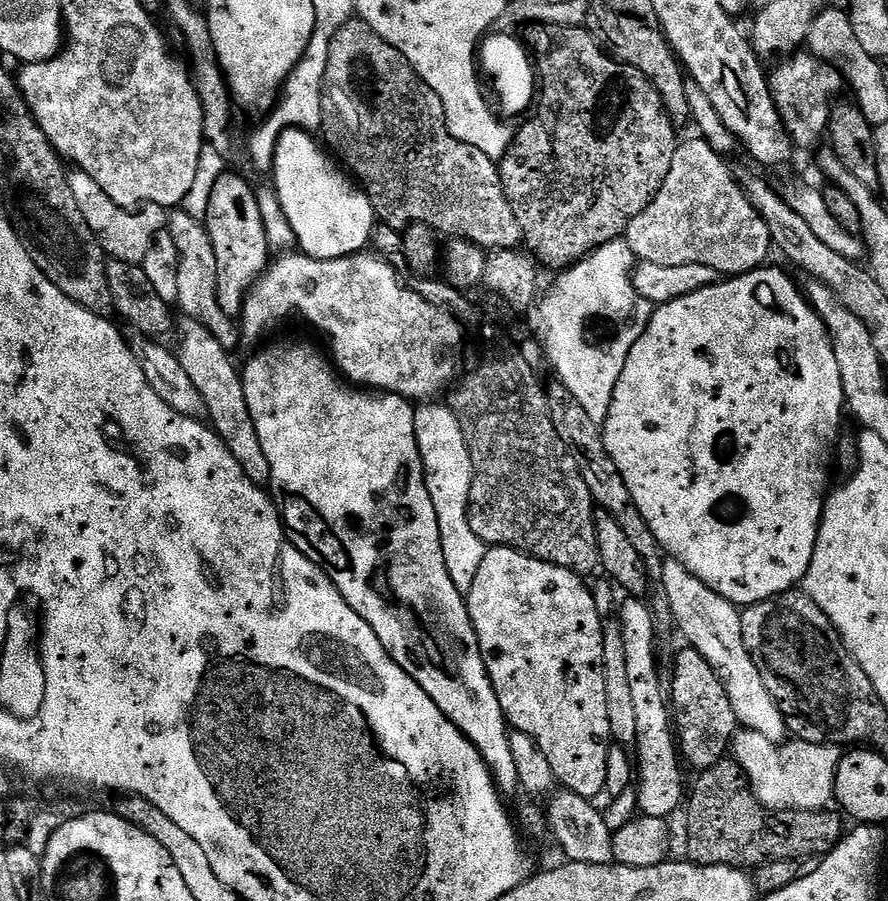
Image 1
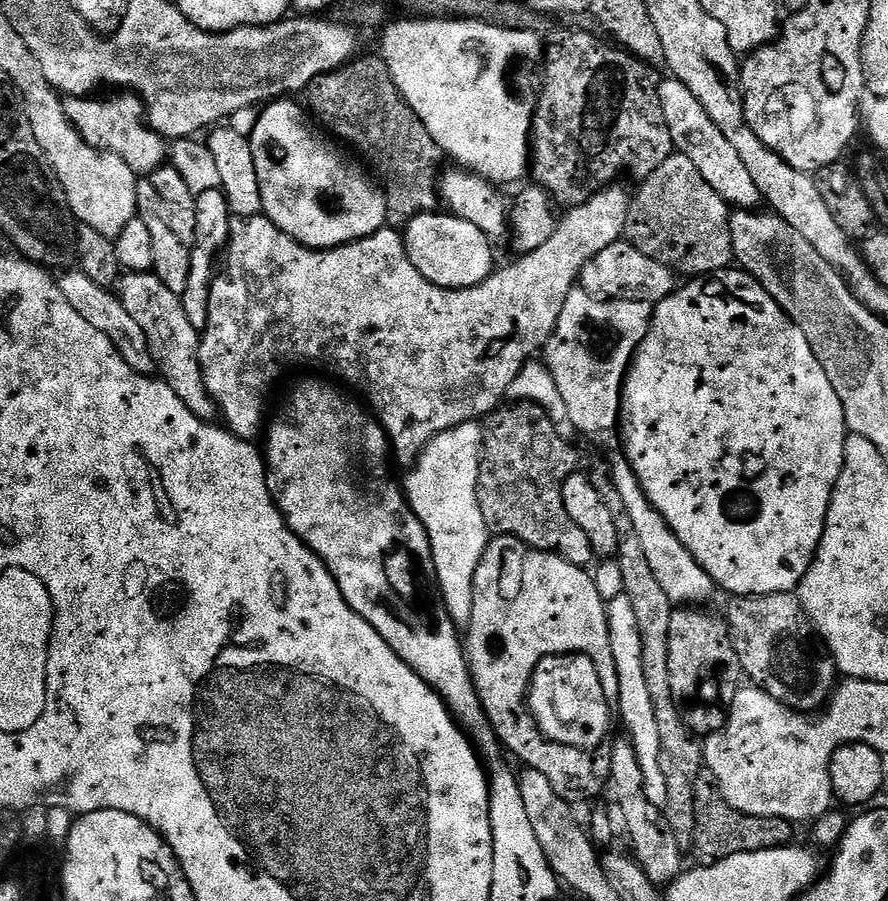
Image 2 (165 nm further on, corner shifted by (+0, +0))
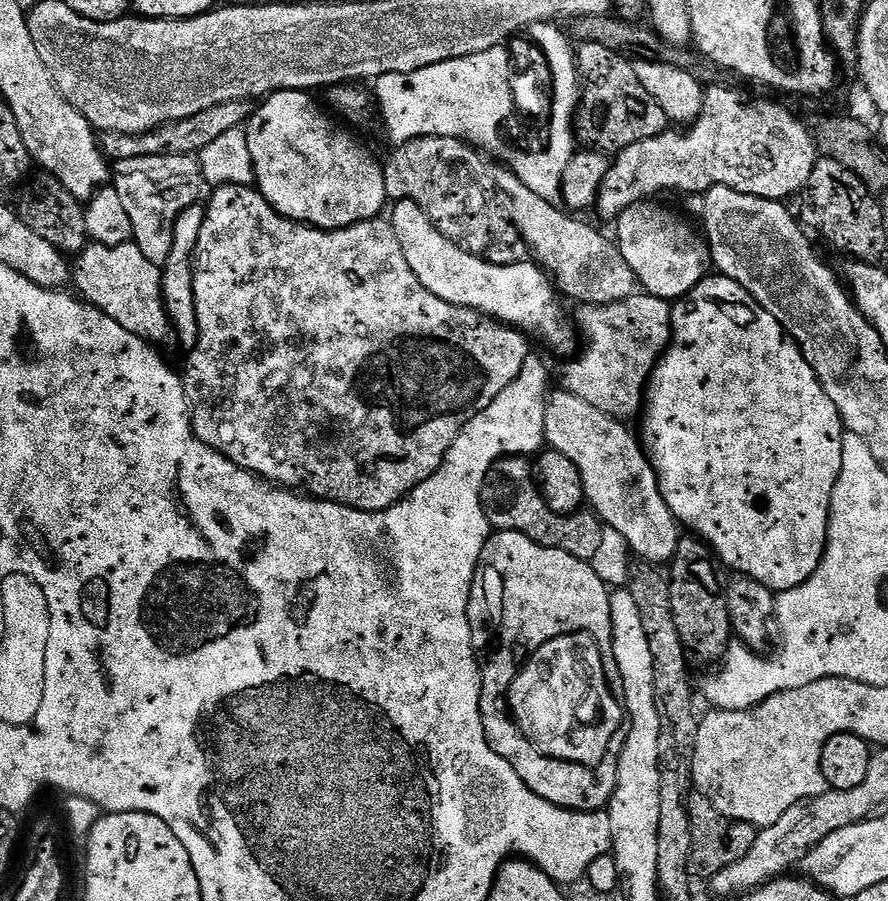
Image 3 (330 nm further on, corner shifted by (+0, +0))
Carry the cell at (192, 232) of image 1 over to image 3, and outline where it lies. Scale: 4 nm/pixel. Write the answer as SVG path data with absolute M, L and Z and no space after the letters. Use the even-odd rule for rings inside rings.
M143 156L118 160L114 164L114 186L130 218L132 240L157 266L164 266L168 255L174 252L172 235L176 220L200 197L202 175L199 159L191 156Z

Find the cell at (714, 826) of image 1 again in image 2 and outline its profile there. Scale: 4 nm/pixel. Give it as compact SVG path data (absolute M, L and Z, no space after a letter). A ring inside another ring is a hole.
M703 770L698 774L696 784L697 826L694 853L701 865L717 864L720 860L734 854L746 854L758 850L787 848L793 843L793 821L774 818L773 816L751 816L742 814L729 806L720 793L712 773Z

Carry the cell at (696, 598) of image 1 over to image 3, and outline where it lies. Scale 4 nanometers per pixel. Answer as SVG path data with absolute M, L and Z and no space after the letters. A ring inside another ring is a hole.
M563 390L553 391L544 405L547 447L558 454L566 454L566 458L578 466L587 507L592 507L605 525L618 530L641 561L664 566L678 550L682 525L662 498L656 471L637 433L635 436L628 427L625 421L616 420L598 410L598 406L590 406L590 402L582 402L582 398Z

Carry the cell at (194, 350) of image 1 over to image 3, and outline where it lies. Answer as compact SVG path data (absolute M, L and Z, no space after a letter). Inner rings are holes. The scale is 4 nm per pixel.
M92 242L75 260L71 265L71 283L76 284L75 291L97 313L114 318L118 326L130 330L130 334L143 340L157 342L156 340L167 338L168 312L164 309L163 298L160 297L164 292L164 284L160 281L161 269L150 262L150 258L142 254L142 250L138 250L135 242L122 246L102 246Z

